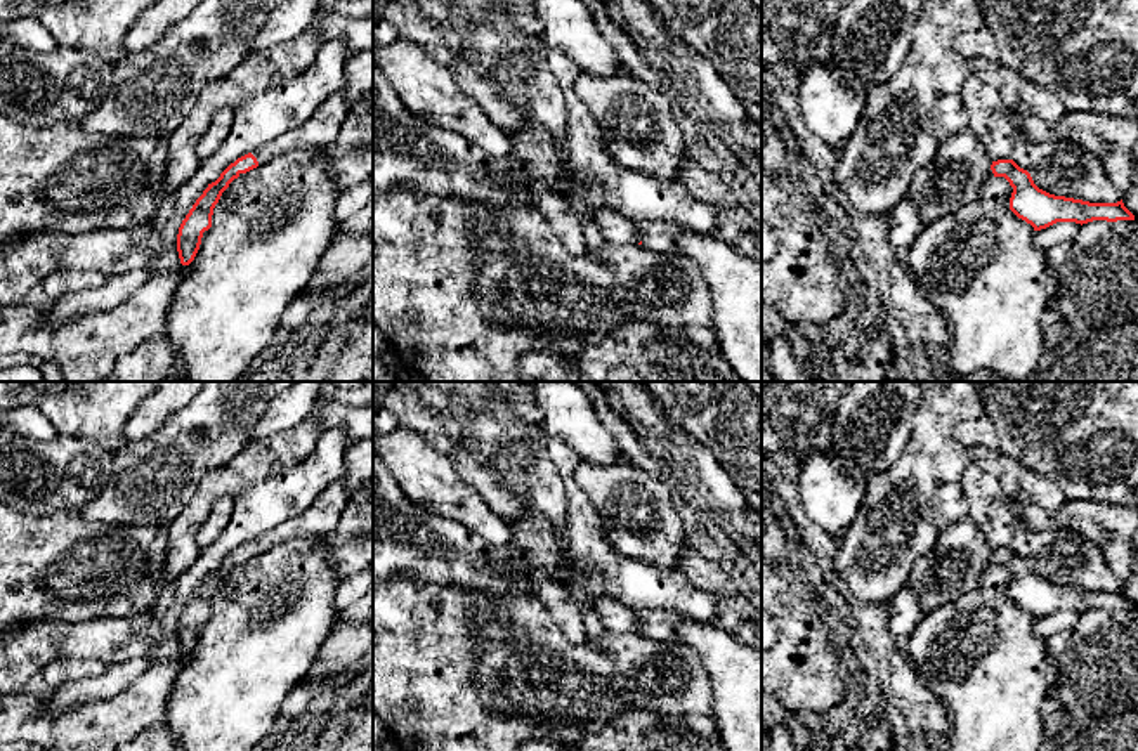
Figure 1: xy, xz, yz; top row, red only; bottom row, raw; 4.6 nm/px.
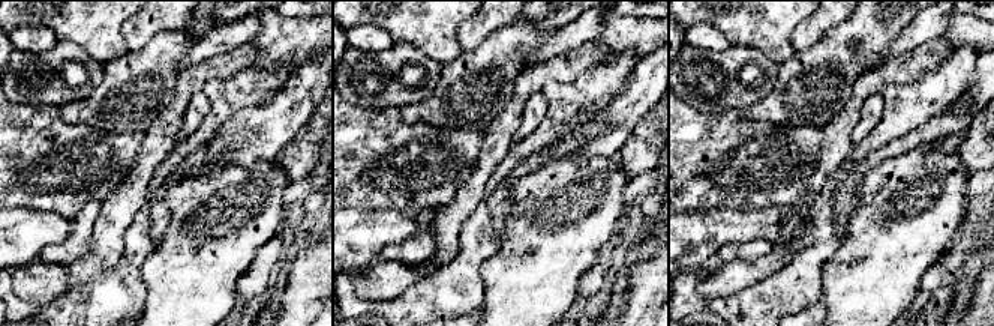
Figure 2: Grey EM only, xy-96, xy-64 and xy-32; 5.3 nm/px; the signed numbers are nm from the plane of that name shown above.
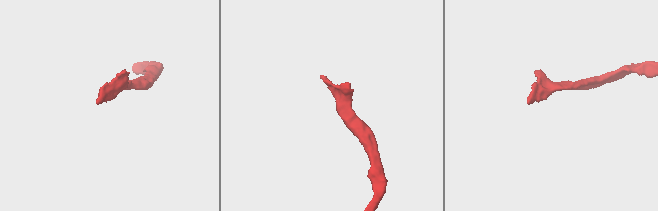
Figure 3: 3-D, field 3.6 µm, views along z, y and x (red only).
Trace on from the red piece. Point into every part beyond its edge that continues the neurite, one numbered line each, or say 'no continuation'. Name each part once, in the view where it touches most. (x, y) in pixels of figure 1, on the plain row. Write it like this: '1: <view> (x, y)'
1: xy (320, 519)

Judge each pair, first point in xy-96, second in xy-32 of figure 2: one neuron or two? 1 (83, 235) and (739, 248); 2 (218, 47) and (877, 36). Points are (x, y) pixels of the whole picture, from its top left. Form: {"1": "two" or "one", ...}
{"1": "one", "2": "two"}

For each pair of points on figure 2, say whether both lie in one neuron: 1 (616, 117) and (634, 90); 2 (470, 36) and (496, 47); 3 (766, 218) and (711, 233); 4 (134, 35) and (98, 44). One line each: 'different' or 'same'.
1: same
2: different
3: same
4: different

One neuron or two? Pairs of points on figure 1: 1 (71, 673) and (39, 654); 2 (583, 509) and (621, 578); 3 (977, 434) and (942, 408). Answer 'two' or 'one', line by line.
1: two
2: one
3: two

